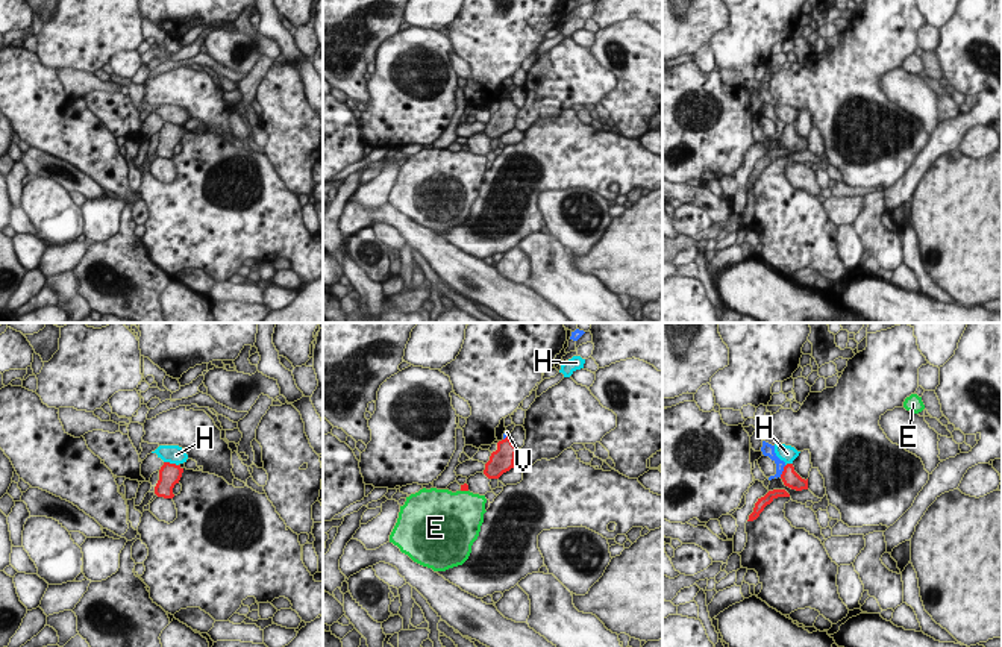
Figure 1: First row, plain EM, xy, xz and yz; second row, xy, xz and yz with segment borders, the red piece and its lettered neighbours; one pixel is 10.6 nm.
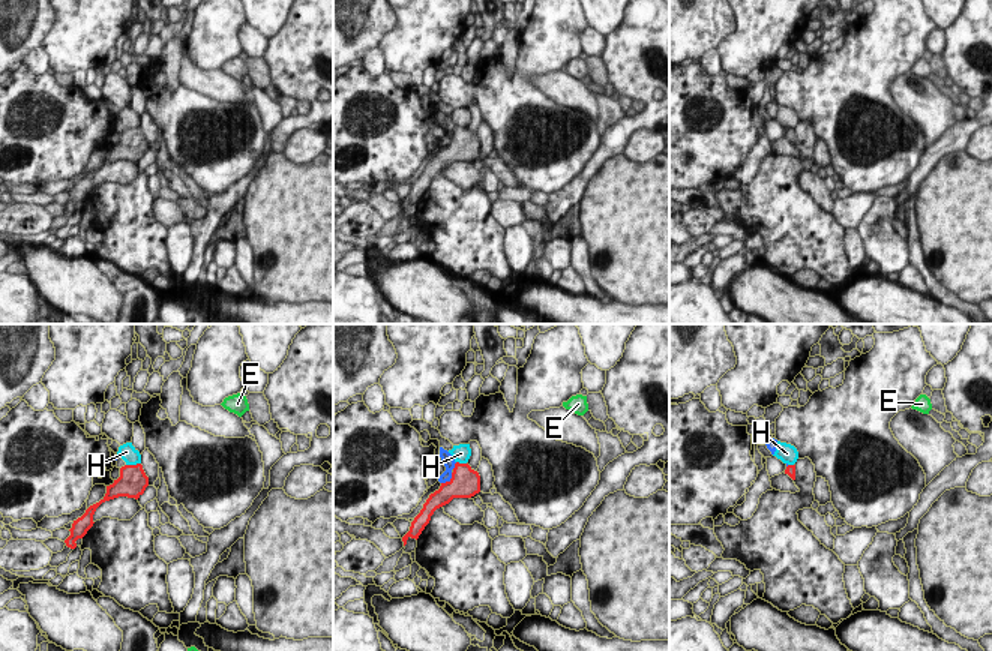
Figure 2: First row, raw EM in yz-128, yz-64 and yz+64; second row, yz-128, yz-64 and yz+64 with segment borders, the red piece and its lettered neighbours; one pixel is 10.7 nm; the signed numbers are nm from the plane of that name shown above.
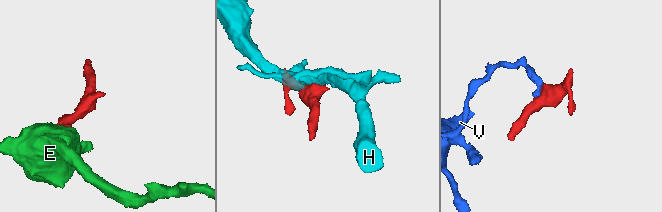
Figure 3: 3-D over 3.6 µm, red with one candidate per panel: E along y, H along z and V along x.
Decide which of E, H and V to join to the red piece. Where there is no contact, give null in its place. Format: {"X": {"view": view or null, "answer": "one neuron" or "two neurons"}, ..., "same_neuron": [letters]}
{"E": {"view": "xz", "answer": "two neurons"}, "H": {"view": "xy", "answer": "two neurons"}, "V": {"view": "yz", "answer": "two neurons"}, "same_neuron": []}

